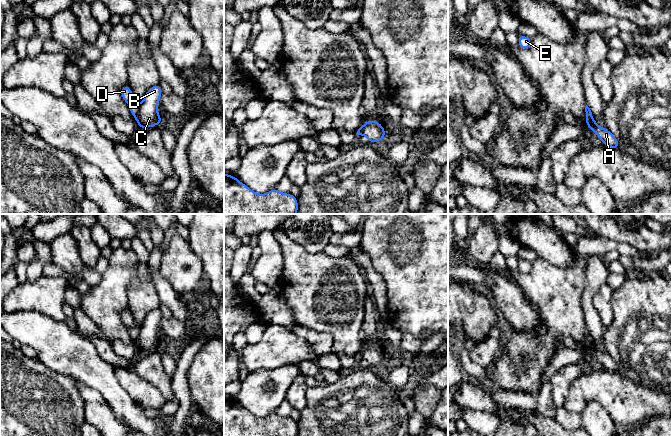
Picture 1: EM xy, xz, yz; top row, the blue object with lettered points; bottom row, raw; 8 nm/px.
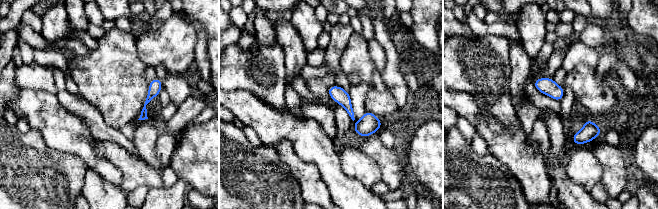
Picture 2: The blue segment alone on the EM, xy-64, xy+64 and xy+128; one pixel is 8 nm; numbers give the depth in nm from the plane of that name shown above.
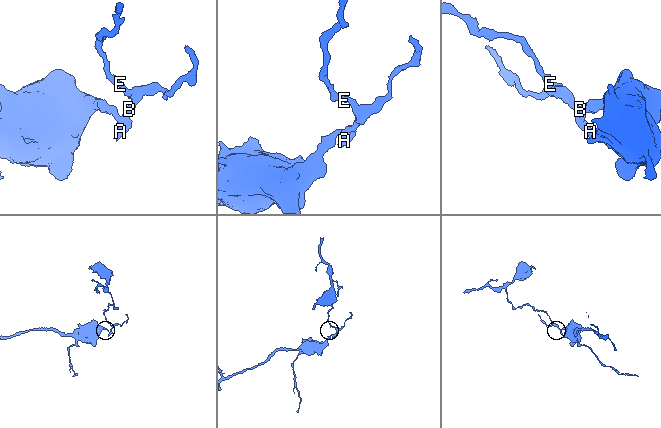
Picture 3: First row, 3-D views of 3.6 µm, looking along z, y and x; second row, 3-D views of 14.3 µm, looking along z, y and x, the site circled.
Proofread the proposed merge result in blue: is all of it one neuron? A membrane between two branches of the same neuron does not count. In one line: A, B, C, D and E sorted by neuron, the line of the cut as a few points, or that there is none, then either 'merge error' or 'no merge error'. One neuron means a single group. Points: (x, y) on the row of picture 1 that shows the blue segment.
groups A B C E / D; cut xy (139, 106), (135, 118); merge error

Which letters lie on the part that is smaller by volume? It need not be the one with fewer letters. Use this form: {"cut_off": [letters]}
{"cut_off": ["A", "B", "C", "E"]}

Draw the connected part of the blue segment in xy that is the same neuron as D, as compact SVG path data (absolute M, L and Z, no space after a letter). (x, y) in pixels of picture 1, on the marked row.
M123 86L122 88L120 88L120 94L122 95L124 102L129 105L130 112L134 116L134 119L136 119L139 106L134 102L134 96L131 87Z

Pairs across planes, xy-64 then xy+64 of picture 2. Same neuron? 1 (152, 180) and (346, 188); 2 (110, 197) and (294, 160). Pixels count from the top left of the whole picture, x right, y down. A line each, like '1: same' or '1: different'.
1: different
2: same

